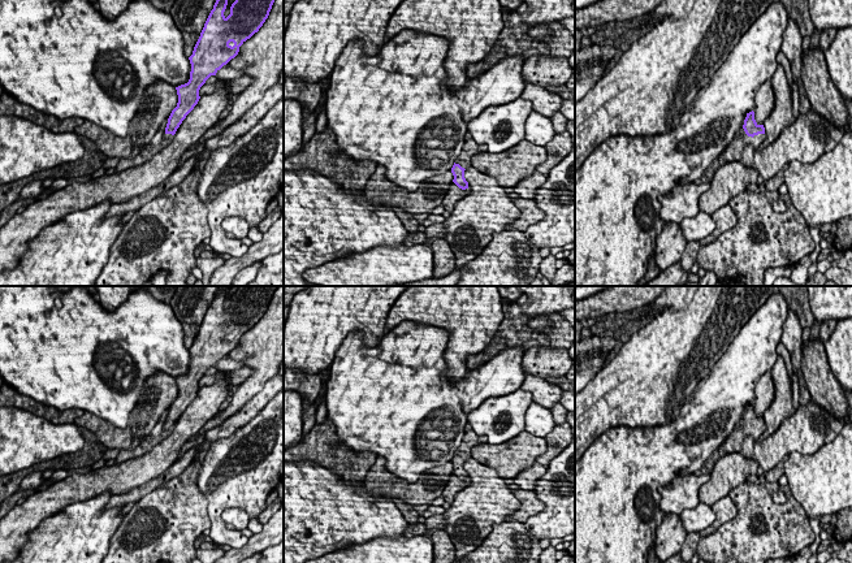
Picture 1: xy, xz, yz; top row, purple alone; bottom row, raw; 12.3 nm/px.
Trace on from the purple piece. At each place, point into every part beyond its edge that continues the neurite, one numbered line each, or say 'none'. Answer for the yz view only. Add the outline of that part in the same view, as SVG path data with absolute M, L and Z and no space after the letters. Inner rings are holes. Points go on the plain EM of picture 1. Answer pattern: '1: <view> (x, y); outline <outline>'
1: yz (739, 433); outline M741 419L731 433L732 442L730 445L730 449L736 452L740 452L743 450L743 442L747 436L752 436L753 441L757 441L765 430L766 425L758 425L752 429L748 428L744 420Z

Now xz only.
1: xz (470, 438); outline M468 430L464 433L459 447L455 451L455 455L459 455L462 459L467 460L471 458L471 449L473 446L486 442L488 438L485 436L477 436L473 430Z

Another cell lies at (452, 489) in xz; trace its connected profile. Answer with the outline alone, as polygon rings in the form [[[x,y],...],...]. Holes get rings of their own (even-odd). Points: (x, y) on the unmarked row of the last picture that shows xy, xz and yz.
[[[451,475],[442,493],[445,502],[451,504],[454,502],[454,497],[468,485],[470,480],[462,481],[455,475]]]

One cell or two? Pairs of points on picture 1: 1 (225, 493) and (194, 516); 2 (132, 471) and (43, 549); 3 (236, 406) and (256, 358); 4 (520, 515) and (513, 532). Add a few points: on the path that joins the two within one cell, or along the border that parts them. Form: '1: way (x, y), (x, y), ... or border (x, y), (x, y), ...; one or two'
1: border (198, 477), (197, 485), (207, 501), (210, 528); two
2: border (112, 493), (103, 492), (79, 502); two
3: way (243, 394), (258, 379), (258, 369); one
4: border (513, 519), (522, 523); two

